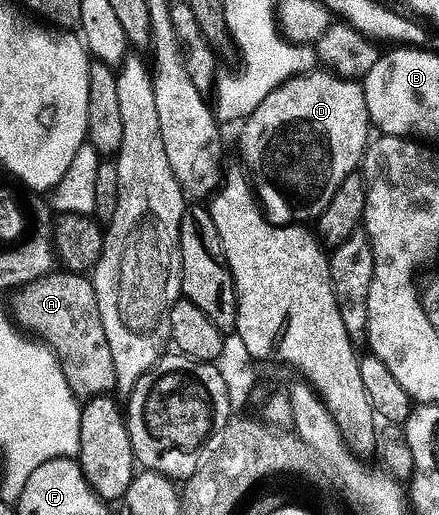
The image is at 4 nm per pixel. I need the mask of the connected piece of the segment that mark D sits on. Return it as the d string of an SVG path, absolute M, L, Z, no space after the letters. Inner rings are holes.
M325 68L311 70L308 74L298 74L295 78L291 78L289 82L283 82L274 92L270 92L270 96L266 96L266 100L262 100L262 104L258 104L256 111L248 115L242 127L244 127L244 131L240 134L240 154L244 157L243 169L251 181L255 195L259 199L259 204L263 207L267 218L278 226L312 224L322 217L326 210L330 208L331 201L334 200L334 196L337 195L343 181L361 169L364 155L367 154L370 145L368 130L373 129L372 117L366 104L366 92L363 85L359 81L340 78L339 75Z

